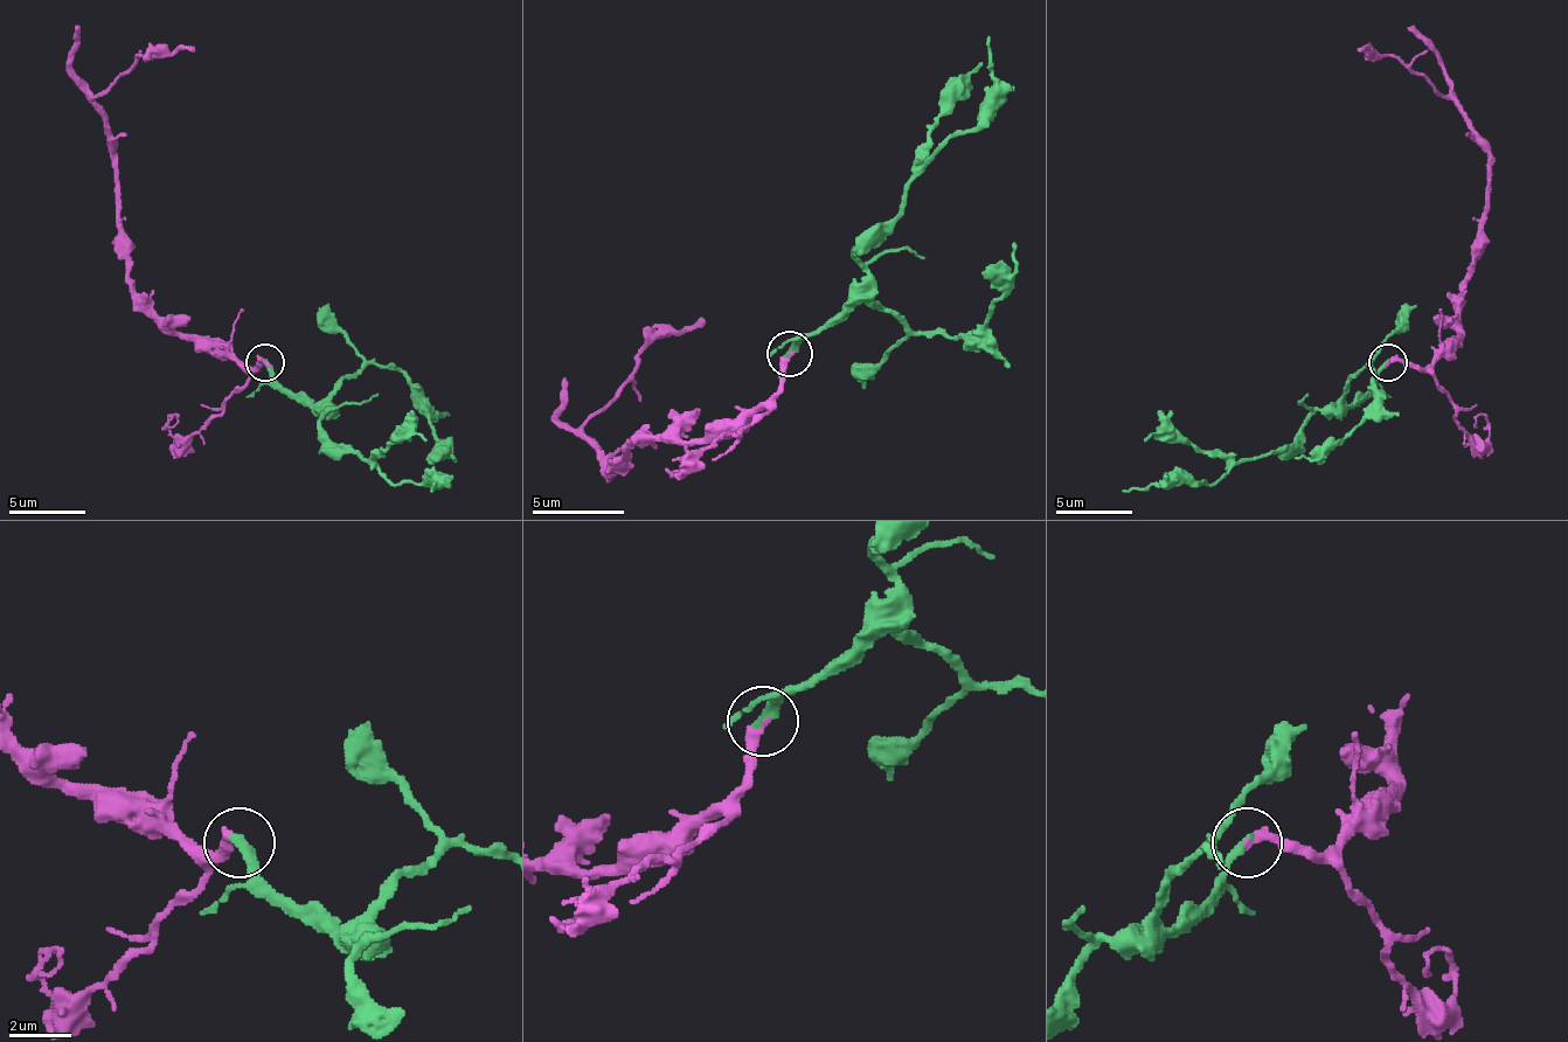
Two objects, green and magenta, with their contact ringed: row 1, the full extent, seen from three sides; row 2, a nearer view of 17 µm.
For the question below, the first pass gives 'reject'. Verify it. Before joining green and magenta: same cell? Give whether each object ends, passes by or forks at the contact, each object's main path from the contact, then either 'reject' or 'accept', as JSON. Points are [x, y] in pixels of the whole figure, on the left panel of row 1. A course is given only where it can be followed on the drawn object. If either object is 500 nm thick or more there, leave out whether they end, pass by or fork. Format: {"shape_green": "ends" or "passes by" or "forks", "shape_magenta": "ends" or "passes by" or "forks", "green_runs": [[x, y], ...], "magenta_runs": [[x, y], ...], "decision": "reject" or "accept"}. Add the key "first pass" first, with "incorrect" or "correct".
{"first pass": "incorrect", "shape_green": "ends", "shape_magenta": "ends", "green_runs": [[264, 361], [310, 403], [325, 411], [321, 426], [337, 445], [367, 457], [394, 484], [432, 480], [432, 492]], "magenta_runs": [[264, 361], [249, 369], [172, 331], [133, 289], [115, 143], [91, 101], [141, 55], [195, 47]], "decision": "accept"}

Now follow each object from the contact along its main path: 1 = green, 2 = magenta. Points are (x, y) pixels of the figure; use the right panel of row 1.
1: (1388, 361), (1351, 403), (1316, 411), (1289, 445), (1262, 457), (1239, 457), (1213, 484), (1166, 480), (1121, 492)
2: (1388, 361), (1412, 361), (1423, 369), (1462, 331), (1489, 185), (1489, 143), (1450, 101), (1388, 55), (1358, 47)

